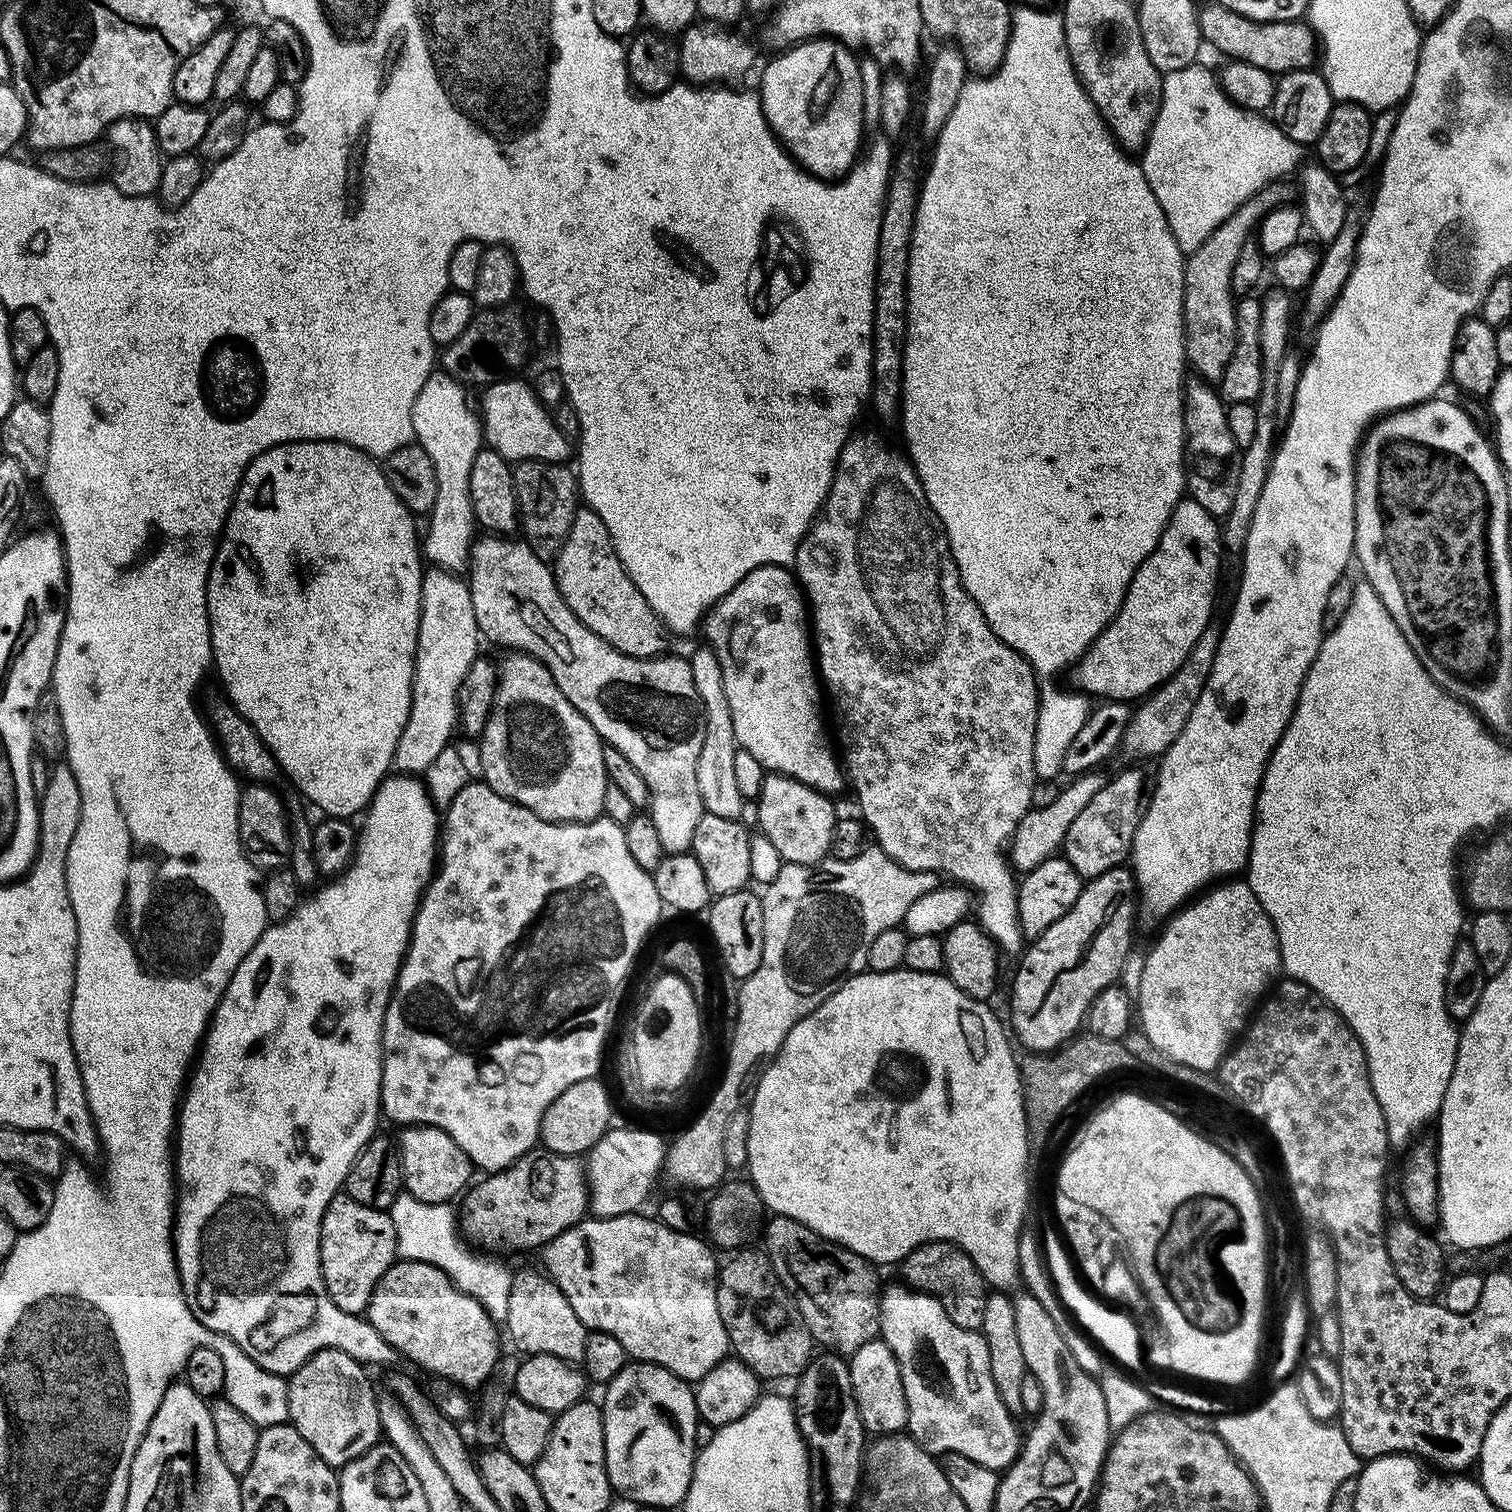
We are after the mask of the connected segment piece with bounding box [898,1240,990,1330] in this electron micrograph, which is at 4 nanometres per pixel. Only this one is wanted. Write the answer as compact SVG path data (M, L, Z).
M931 1240L914 1249L899 1265L898 1271L904 1275L902 1280L907 1287L933 1296L958 1326L977 1330L982 1326L990 1288L984 1282L984 1275L958 1245L948 1244L945 1240Z

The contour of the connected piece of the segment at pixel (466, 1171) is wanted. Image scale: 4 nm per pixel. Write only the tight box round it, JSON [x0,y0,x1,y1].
[398,1126,474,1206]

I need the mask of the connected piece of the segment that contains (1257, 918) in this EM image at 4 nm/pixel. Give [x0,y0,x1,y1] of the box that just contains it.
[1134,878,1281,1072]

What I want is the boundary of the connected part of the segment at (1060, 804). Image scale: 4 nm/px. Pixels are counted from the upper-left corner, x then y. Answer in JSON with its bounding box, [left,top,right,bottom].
[1010,770,1105,874]

